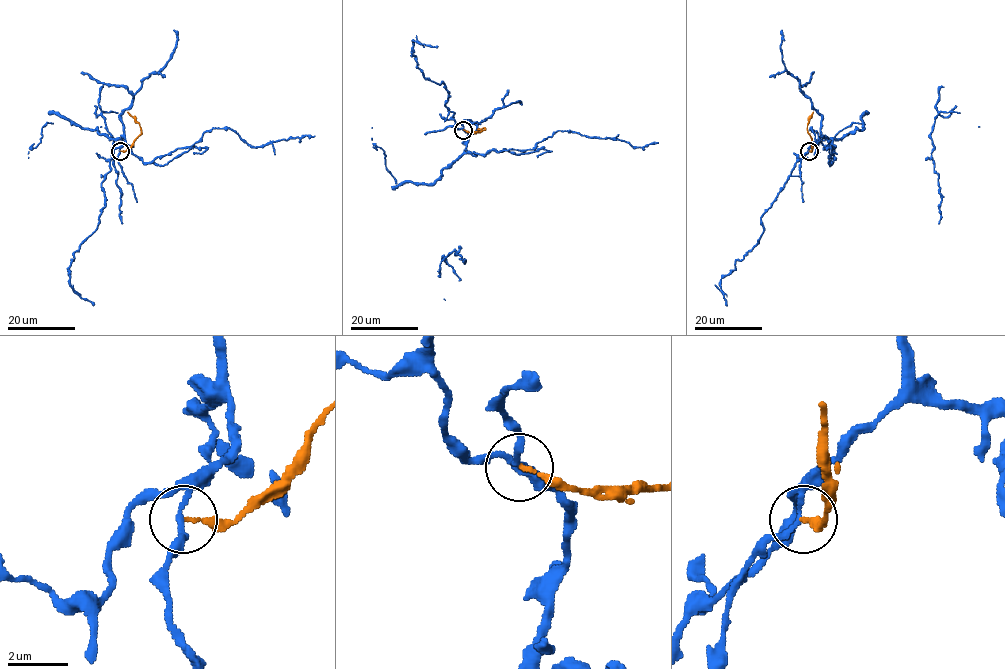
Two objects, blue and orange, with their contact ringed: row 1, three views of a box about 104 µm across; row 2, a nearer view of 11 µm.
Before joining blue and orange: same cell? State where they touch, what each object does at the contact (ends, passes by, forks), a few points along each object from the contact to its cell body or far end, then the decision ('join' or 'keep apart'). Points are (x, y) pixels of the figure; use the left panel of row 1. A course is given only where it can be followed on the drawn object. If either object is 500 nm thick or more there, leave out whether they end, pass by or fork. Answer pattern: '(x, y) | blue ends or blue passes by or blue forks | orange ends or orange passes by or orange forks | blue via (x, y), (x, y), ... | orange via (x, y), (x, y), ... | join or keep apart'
(120, 151) | blue passes by | orange ends | blue via (120, 150), (123, 138), (143, 162), (165, 165), (215, 128), (232, 128), (254, 147), (315, 136) | orange via (120, 150), (126, 150), (141, 133), (139, 124), (127, 111) | keep apart

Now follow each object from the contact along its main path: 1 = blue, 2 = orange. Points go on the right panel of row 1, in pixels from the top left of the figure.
1: (809, 150), (827, 138), (833, 144), (832, 163), (829, 150), (810, 128), (817, 147), (827, 137), (822, 136)
2: (809, 150), (811, 138), (807, 124), (813, 111)

